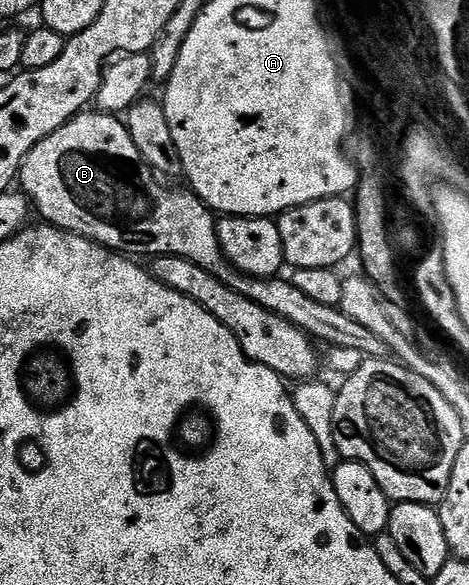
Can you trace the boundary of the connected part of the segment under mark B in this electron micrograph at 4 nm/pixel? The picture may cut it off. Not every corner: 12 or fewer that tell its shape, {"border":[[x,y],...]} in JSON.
{"border":[[87,109],[19,170],[40,220],[185,257],[328,348],[389,345],[290,278],[231,266],[210,207],[170,191],[118,114]]}

